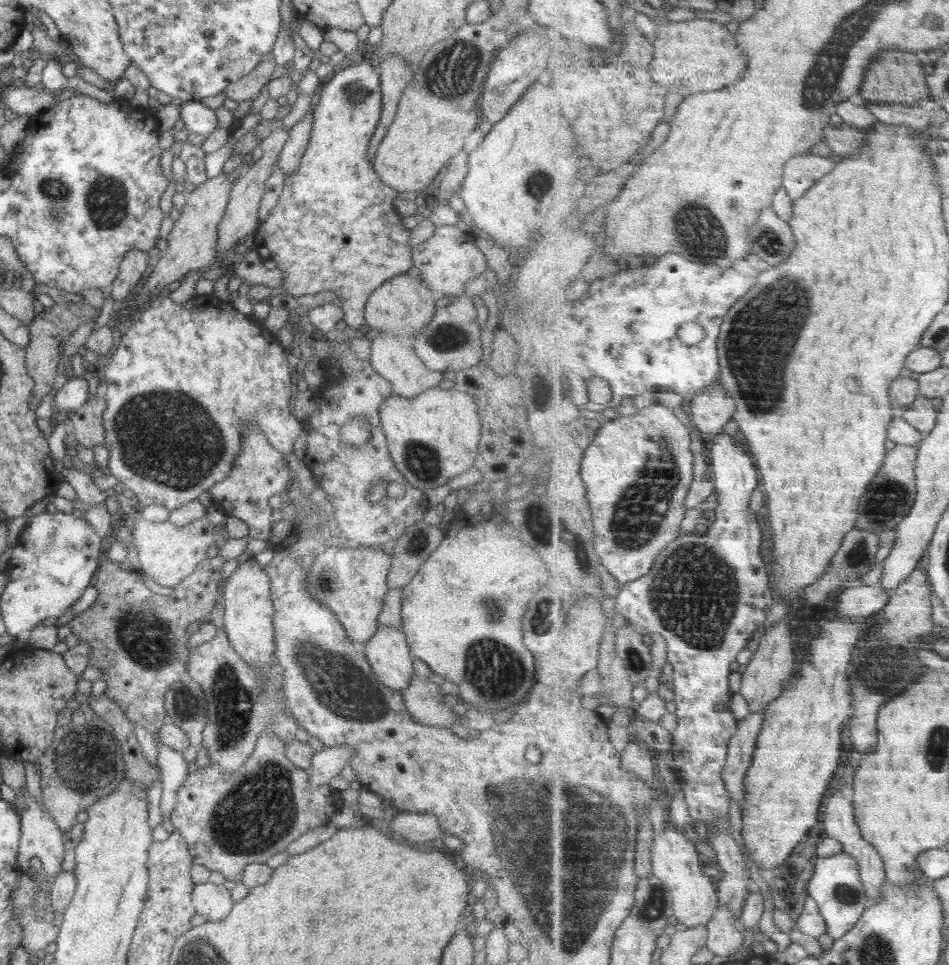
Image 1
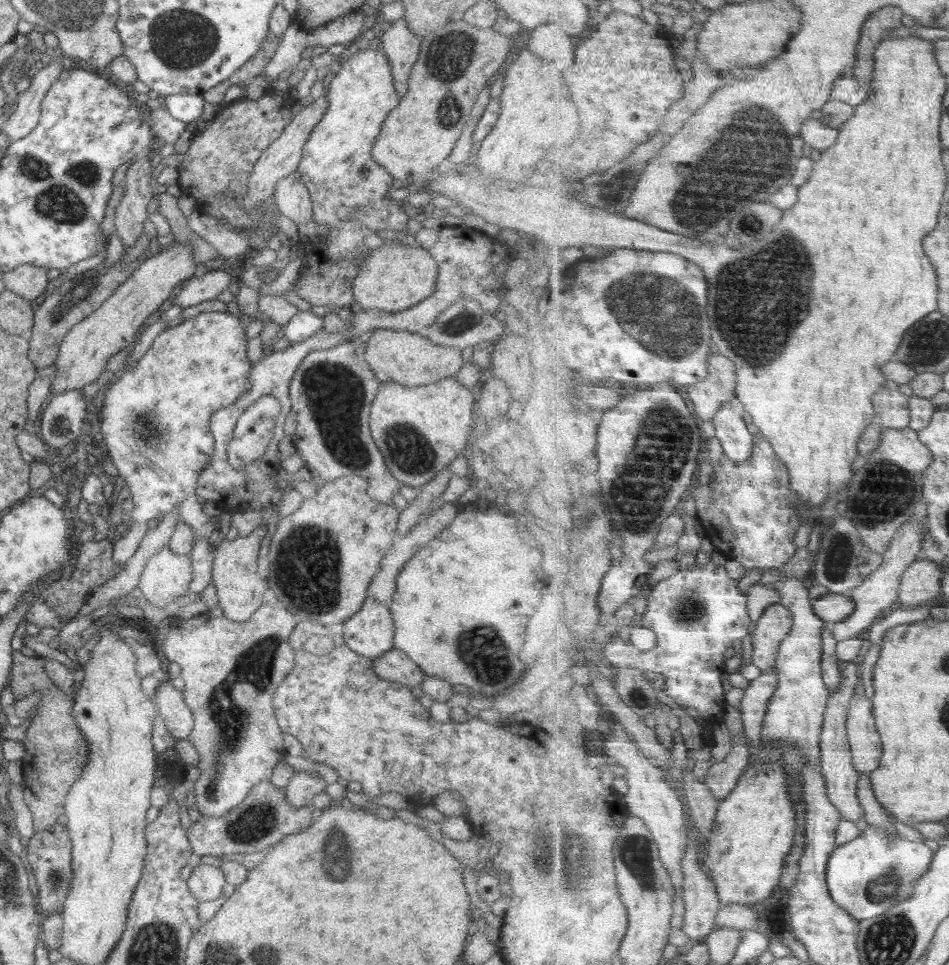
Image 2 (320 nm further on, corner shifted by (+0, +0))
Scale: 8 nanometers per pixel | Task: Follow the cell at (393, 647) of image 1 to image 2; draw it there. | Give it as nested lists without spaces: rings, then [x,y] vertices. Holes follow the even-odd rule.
[[[367,596],[358,612],[343,622],[343,639],[348,648],[374,660],[393,646],[394,621],[389,607]]]

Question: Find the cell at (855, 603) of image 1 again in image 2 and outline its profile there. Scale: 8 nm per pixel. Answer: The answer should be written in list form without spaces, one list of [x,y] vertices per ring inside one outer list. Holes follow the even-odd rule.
[[[830,592],[828,595],[814,600],[817,615],[835,625],[852,616],[858,610],[858,602],[851,594],[838,594]]]

